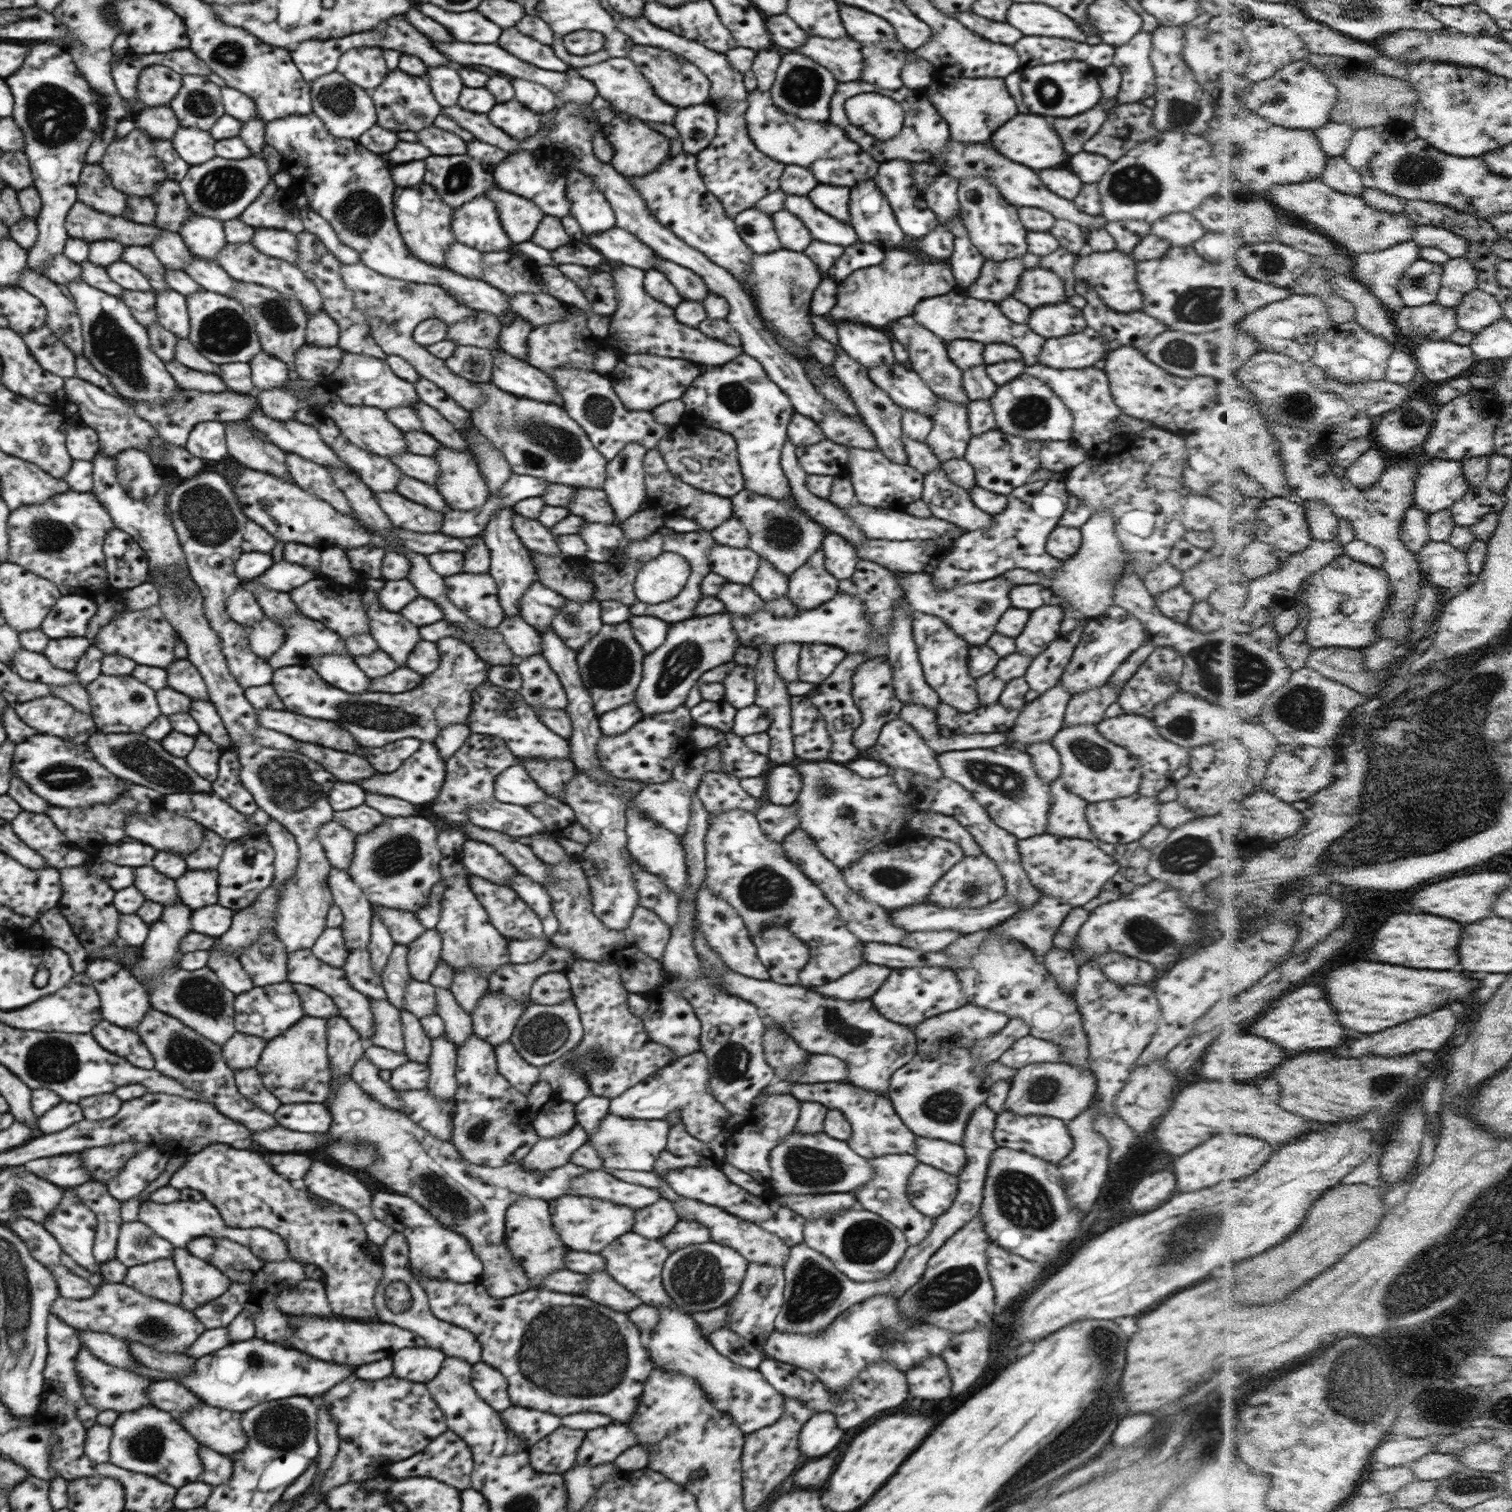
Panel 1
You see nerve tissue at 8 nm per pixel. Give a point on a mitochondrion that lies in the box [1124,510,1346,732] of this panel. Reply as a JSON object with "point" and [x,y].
{"point":[1222,668]}

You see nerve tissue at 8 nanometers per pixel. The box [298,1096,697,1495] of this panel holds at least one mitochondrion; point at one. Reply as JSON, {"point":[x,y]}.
{"point":[563,1348]}

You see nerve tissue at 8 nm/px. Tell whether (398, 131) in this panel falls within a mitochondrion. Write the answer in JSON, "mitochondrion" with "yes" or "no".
{"mitochondrion":"no"}

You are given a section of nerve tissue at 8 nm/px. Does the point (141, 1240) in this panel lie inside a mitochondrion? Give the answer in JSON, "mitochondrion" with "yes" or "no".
{"mitochondrion":"yes"}

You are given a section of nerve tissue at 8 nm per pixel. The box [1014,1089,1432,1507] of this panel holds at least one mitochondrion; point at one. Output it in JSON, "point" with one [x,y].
{"point":[1358,1390]}

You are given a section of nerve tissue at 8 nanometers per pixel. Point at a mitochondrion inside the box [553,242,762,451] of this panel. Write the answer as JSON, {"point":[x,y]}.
{"point":[600,410]}

